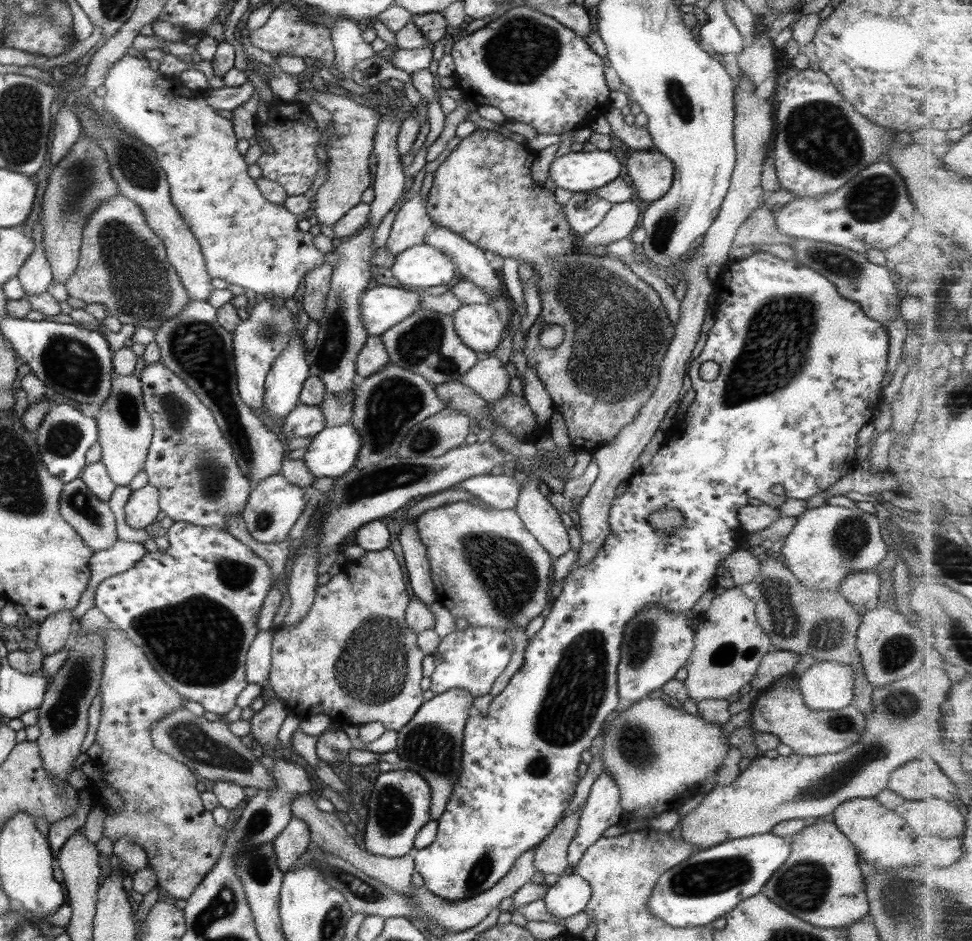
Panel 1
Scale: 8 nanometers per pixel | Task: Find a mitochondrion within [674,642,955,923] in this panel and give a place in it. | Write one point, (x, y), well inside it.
(823, 786)

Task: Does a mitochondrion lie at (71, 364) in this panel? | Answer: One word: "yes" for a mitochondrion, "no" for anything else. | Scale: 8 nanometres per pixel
yes

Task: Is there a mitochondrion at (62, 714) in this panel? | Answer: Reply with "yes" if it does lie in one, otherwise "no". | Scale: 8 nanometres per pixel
yes

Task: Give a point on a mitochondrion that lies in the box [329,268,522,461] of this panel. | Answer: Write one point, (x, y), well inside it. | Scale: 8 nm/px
(422, 344)

